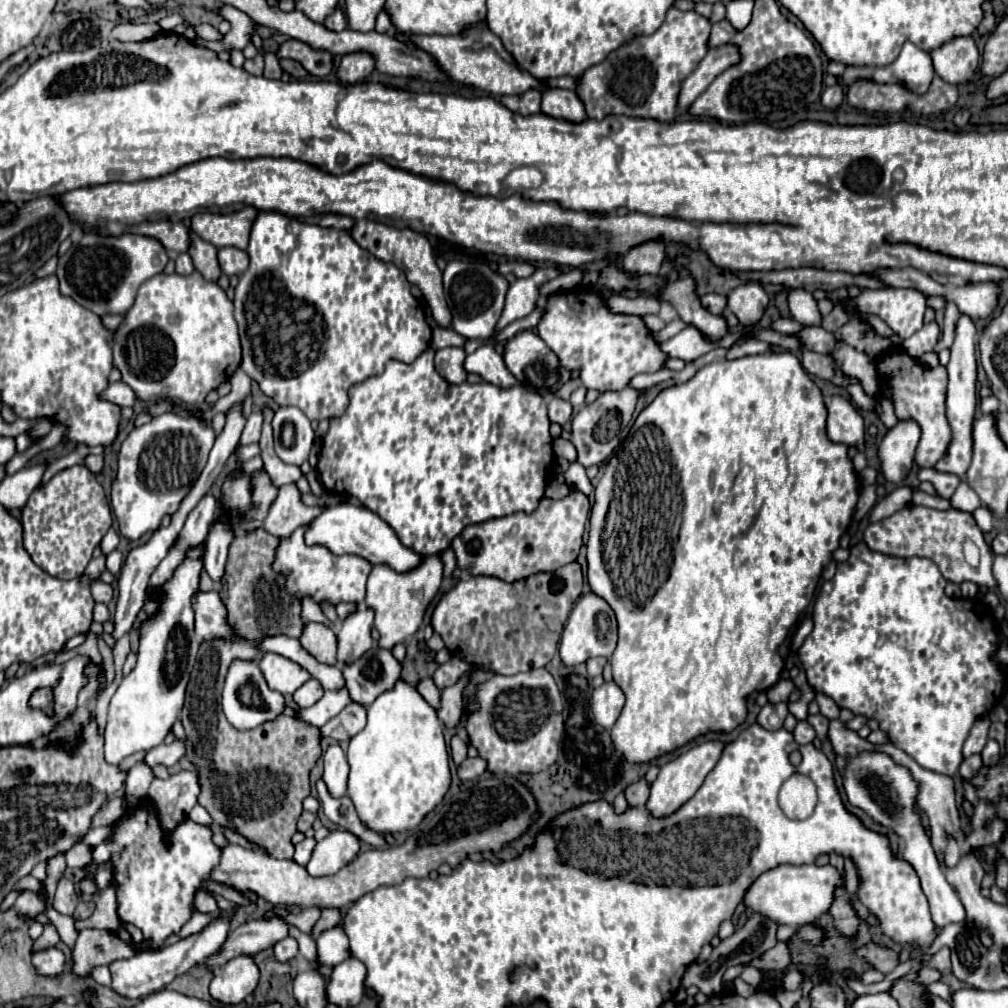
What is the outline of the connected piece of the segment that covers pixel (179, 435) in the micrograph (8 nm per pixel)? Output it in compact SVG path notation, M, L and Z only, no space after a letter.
M171 412L153 418L127 436L119 452L119 472L111 488L111 508L125 538L139 540L143 534L157 530L165 514L173 514L179 508L199 478L201 468L205 468L213 442L215 432L209 424Z

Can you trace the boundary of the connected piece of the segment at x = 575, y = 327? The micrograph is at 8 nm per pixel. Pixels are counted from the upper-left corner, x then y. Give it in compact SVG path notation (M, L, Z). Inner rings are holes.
M577 284L571 290L549 294L545 312L537 324L537 336L557 354L561 366L577 370L583 386L599 394L627 388L635 374L657 372L669 358L651 338L641 316L611 312L593 284Z

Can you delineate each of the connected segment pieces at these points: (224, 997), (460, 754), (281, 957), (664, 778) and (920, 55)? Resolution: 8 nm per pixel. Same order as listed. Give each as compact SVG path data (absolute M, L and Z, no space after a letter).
M237 956L229 960L221 974L209 984L209 994L221 1004L243 1002L259 984L259 968L249 956Z
M453 736L453 740L451 740L451 758L453 758L455 766L459 766L467 758L467 744L459 736Z
M287 936L285 940L279 940L273 946L273 956L279 962L289 962L291 958L295 958L295 954L297 954L297 940L293 940L291 936Z
M703 742L699 746L693 746L689 752L681 754L679 758L671 760L669 764L665 764L659 770L659 776L655 778L655 782L651 784L651 794L649 794L649 800L645 804L647 812L655 818L665 818L665 816L677 812L677 808L681 808L697 792L697 788L703 784L705 776L713 770L717 760L721 758L721 752L723 752L721 742Z
M905 42L899 58L893 64L883 68L849 66L841 80L845 86L851 86L857 80L871 80L877 84L899 84L899 86L905 86L909 92L925 94L933 76L935 76L935 70L933 70L931 56L921 48L917 48L915 44Z

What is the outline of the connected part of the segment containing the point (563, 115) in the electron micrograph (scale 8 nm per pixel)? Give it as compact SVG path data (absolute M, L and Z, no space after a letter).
M551 88L549 92L543 94L541 102L541 112L559 120L567 122L583 122L587 118L585 106L577 92L573 90L563 90L563 88Z

